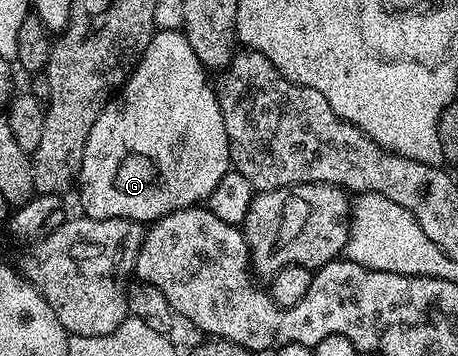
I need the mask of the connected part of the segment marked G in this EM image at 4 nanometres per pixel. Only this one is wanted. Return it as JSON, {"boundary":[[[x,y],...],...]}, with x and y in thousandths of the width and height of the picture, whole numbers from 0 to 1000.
{"boundary":[[[376,76],[347,81],[334,96],[325,132],[317,132],[308,166],[295,183],[295,197],[277,219],[266,250],[258,253],[251,270],[234,287],[234,298],[225,303],[221,323],[212,323],[212,346],[203,346],[203,368],[194,368],[194,390],[186,402],[186,435],[168,511],[172,565],[181,573],[179,607],[199,610],[205,621],[328,626],[349,621],[354,610],[378,593],[415,587],[450,567],[452,556],[461,551],[465,525],[474,525],[474,514],[483,514],[487,494],[507,472],[500,390],[491,379],[491,334],[478,298],[474,250],[465,228],[459,228],[452,216],[459,216],[454,197],[445,194],[441,177],[430,166],[430,154],[421,154],[421,132],[413,132],[413,110],[406,93]]]}

